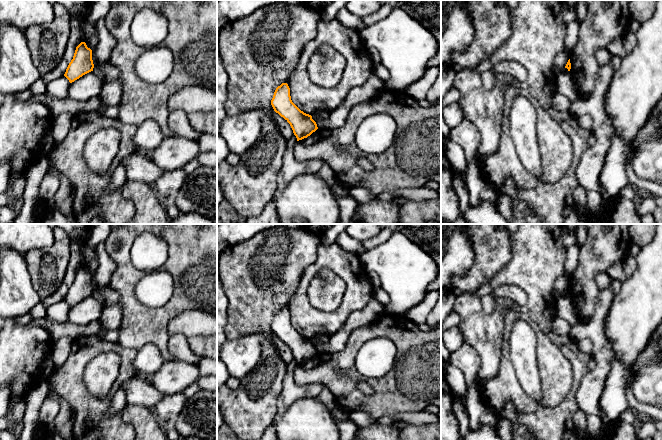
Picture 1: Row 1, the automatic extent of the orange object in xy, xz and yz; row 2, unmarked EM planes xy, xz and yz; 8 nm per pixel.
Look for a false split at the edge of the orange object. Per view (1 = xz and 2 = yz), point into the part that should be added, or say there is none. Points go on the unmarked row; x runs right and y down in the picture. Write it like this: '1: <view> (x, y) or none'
1: none
2: none

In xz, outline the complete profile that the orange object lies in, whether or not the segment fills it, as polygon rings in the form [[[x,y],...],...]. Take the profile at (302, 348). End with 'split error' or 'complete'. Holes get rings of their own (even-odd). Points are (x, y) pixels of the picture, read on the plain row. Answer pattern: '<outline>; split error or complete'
[[[287,307],[276,312],[271,329],[274,335],[290,348],[297,365],[307,362],[318,353],[312,340],[301,335],[292,326]]]; complete

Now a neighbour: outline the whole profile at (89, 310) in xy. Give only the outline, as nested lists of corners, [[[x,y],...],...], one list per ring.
[[[91,295],[70,307],[68,322],[79,326],[96,323],[101,317],[103,308],[103,304]]]

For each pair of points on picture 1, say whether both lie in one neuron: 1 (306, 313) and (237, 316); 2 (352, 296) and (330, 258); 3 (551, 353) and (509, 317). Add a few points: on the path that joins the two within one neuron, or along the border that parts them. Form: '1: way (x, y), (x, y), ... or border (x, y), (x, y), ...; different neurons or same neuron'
1: border (297, 285), (297, 289), (287, 307); different neurons
2: way (352, 286), (352, 279), (340, 267); same neuron
3: way (542, 340), (535, 327), (522, 316); same neuron

